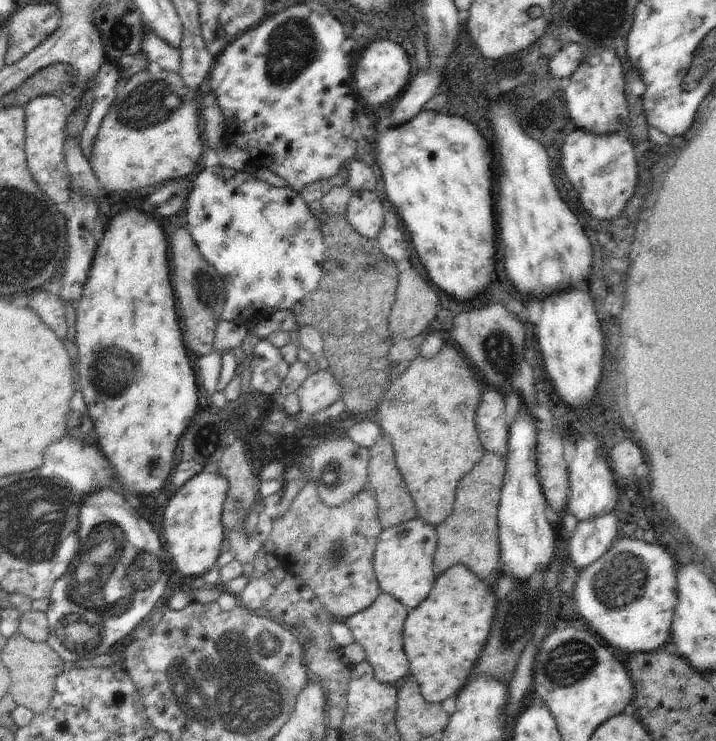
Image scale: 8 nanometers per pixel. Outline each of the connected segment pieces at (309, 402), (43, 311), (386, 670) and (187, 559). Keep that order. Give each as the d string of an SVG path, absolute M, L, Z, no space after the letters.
M329 370L311 373L304 379L302 386L295 392L300 400L300 408L304 414L313 414L328 409L341 398L340 384Z
M38 290L36 294L30 294L30 297L28 306L36 311L44 324L51 328L62 342L66 340L68 328L66 326L65 302L48 290Z
M381 592L372 606L345 619L344 623L351 630L355 642L364 647L365 660L372 665L378 682L394 684L409 675L409 660L403 649L403 626L410 611L392 594Z
M204 468L200 474L185 482L168 500L164 508L162 528L164 540L179 575L185 578L203 577L206 572L216 568L214 564L222 554L224 542L221 514L227 492L228 480L213 468Z

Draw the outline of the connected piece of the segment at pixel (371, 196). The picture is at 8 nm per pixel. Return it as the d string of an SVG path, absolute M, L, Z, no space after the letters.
M353 191L347 208L348 222L368 240L376 240L384 226L382 201L376 191Z

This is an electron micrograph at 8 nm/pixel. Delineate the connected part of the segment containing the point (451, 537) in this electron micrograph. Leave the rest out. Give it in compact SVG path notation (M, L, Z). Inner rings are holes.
M485 452L480 462L460 480L452 514L440 526L435 526L437 549L433 556L433 570L437 577L451 566L461 564L484 580L500 566L497 510L506 464L507 458Z

